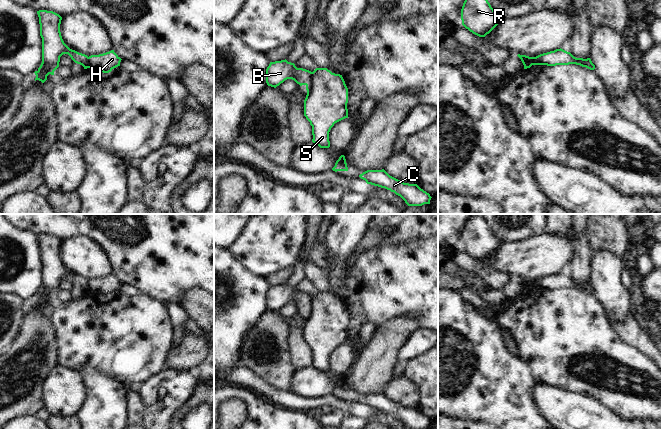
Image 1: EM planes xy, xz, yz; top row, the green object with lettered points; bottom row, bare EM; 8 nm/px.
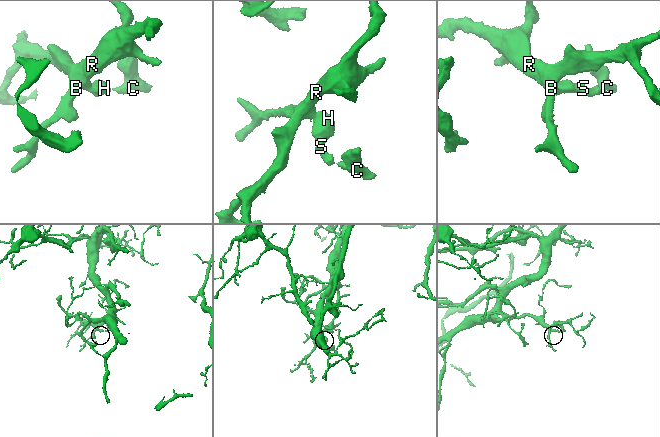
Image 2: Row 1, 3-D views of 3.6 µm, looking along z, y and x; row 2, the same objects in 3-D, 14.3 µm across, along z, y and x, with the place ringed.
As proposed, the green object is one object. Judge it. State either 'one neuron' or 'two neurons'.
two neurons

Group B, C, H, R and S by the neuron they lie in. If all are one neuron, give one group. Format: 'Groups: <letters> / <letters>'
Groups: B R / C H S

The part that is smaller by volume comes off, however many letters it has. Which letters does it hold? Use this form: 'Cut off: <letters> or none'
Cut off: C, H, S

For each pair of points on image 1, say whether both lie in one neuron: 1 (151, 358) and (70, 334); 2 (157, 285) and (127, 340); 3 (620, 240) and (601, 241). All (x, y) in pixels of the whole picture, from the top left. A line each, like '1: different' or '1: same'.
1: same
2: different
3: same

